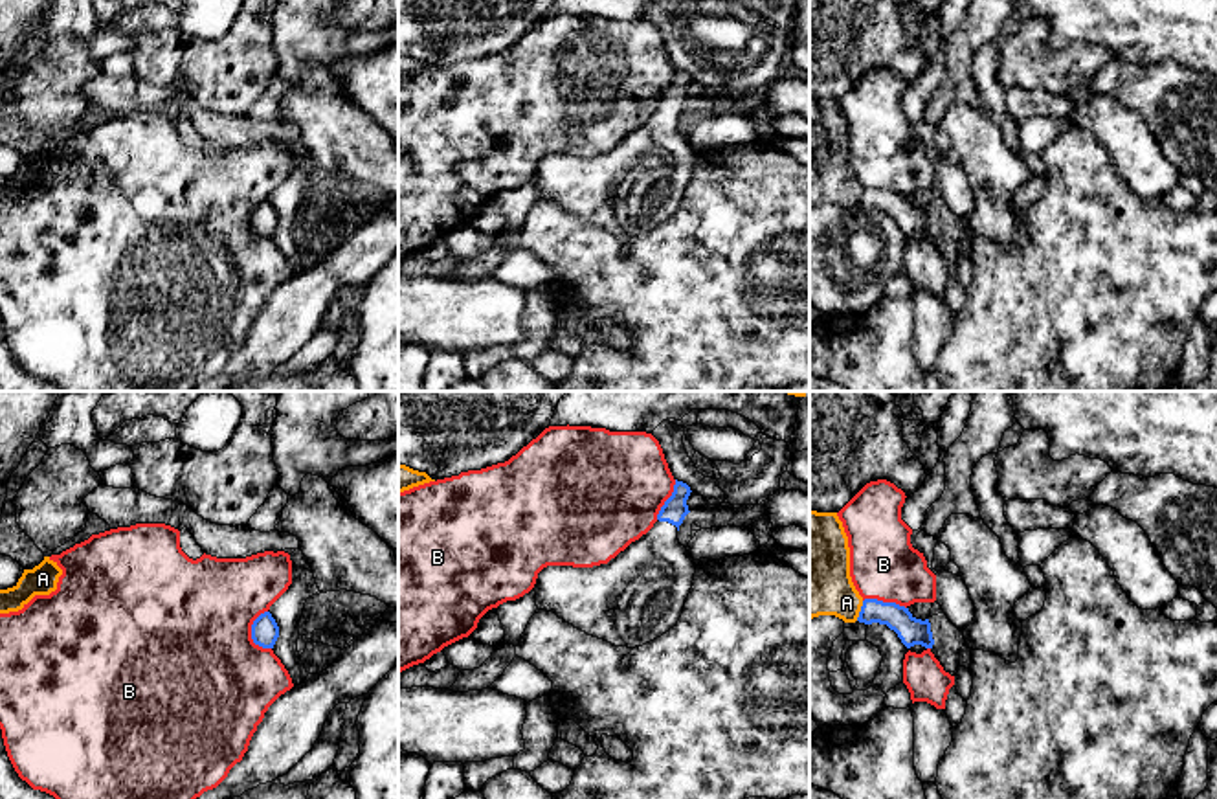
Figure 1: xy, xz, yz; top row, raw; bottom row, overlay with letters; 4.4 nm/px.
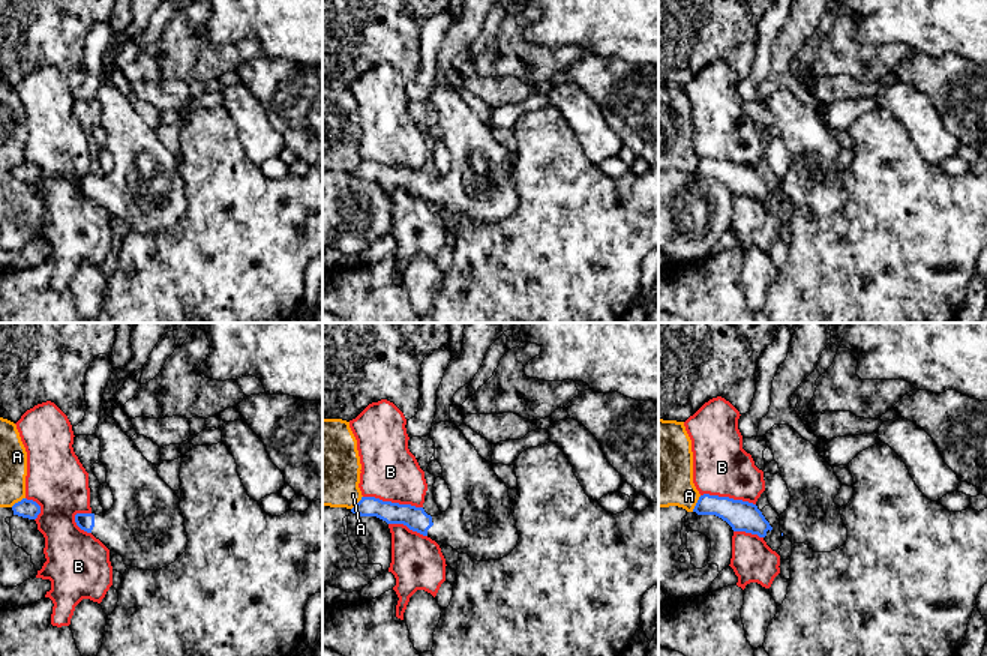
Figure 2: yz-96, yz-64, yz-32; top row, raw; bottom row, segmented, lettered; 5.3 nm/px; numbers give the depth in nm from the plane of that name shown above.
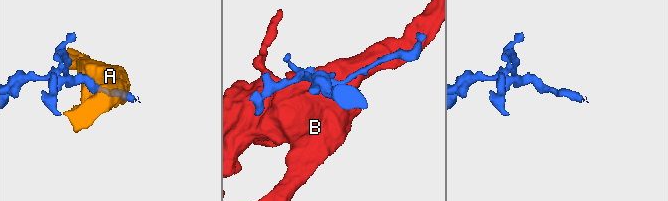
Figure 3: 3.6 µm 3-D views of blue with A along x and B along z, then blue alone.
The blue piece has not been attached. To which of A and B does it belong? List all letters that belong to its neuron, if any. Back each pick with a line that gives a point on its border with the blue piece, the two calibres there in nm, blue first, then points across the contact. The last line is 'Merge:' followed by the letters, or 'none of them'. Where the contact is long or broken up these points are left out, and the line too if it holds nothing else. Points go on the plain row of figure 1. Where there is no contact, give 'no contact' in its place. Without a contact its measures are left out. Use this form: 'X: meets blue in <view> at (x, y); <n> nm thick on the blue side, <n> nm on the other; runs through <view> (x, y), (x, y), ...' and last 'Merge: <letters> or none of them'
Merge: none of them

